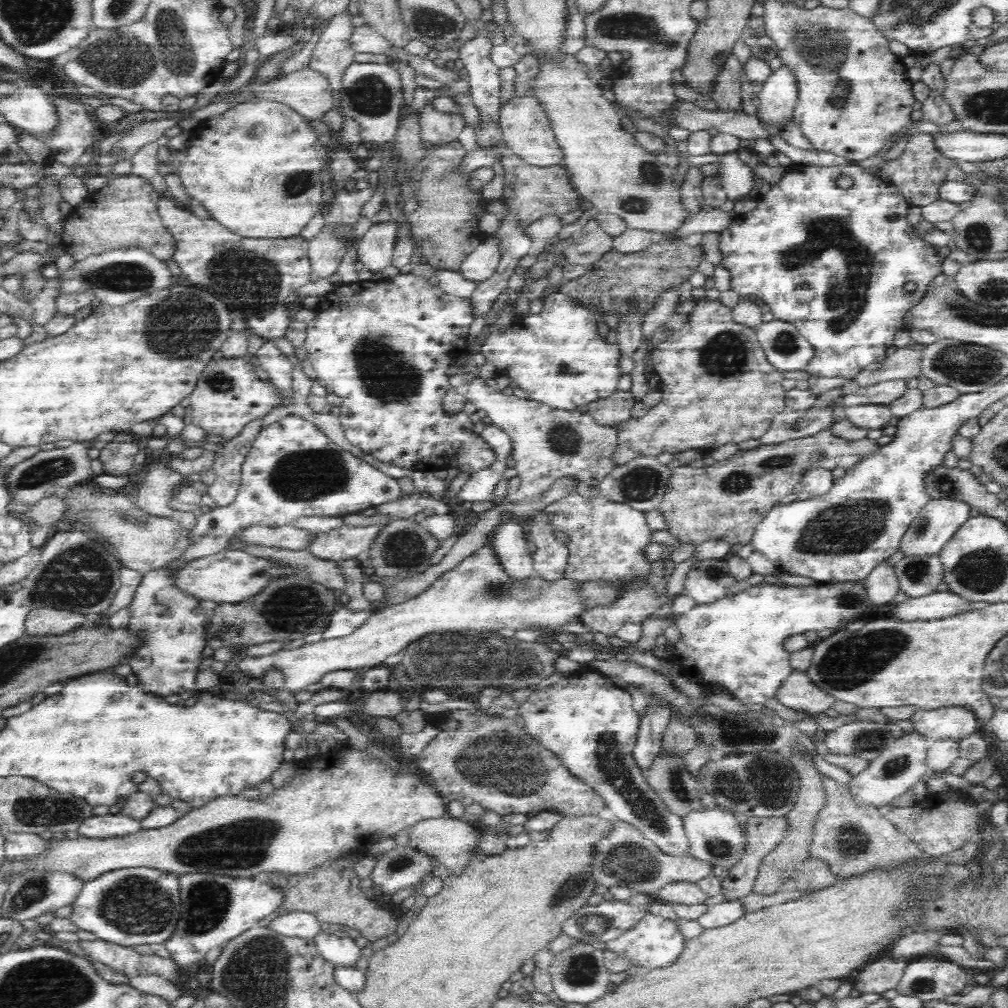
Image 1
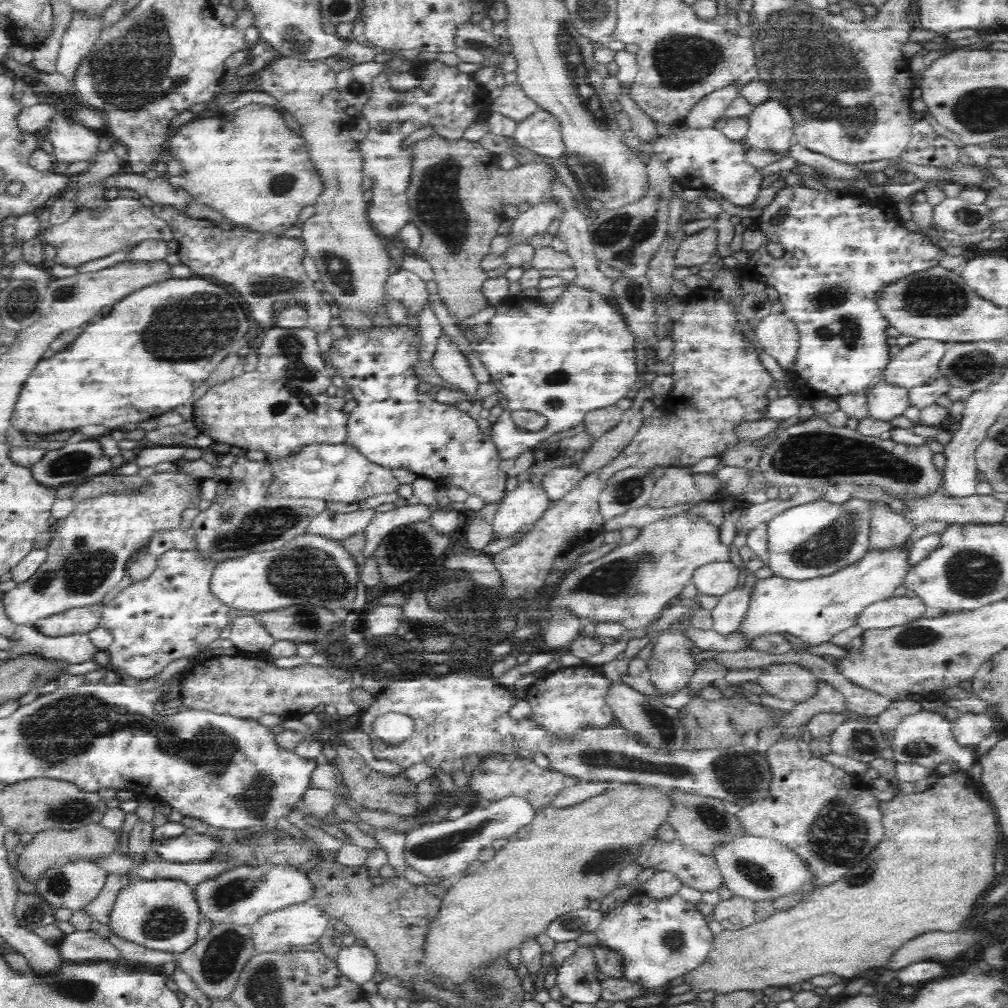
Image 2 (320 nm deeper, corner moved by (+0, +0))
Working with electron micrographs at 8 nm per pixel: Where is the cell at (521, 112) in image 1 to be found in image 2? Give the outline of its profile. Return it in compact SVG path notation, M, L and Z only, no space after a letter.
M507 81L501 95L490 103L489 110L490 113L498 112L518 124L536 114L540 108L528 98L517 82L508 84Z

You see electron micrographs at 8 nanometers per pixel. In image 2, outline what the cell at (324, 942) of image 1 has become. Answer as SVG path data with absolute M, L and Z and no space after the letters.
M344 946L336 956L340 974L362 986L377 972L377 958L364 946Z

